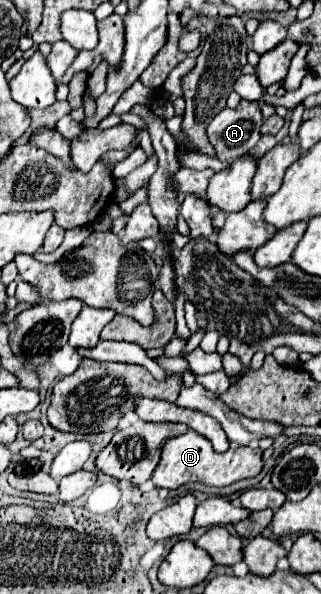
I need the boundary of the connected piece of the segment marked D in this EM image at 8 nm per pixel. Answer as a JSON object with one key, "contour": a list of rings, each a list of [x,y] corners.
{"contour":[[[188,431],[164,443],[162,459],[152,475],[152,481],[156,483],[156,487],[166,487],[166,489],[178,489],[180,485],[190,481],[200,481],[214,487],[226,487],[240,479],[256,477],[262,465],[264,465],[262,449],[258,447],[238,447],[238,449],[228,449],[226,453],[216,453],[208,443],[208,439],[204,439],[202,435],[196,435],[196,431]]]}

